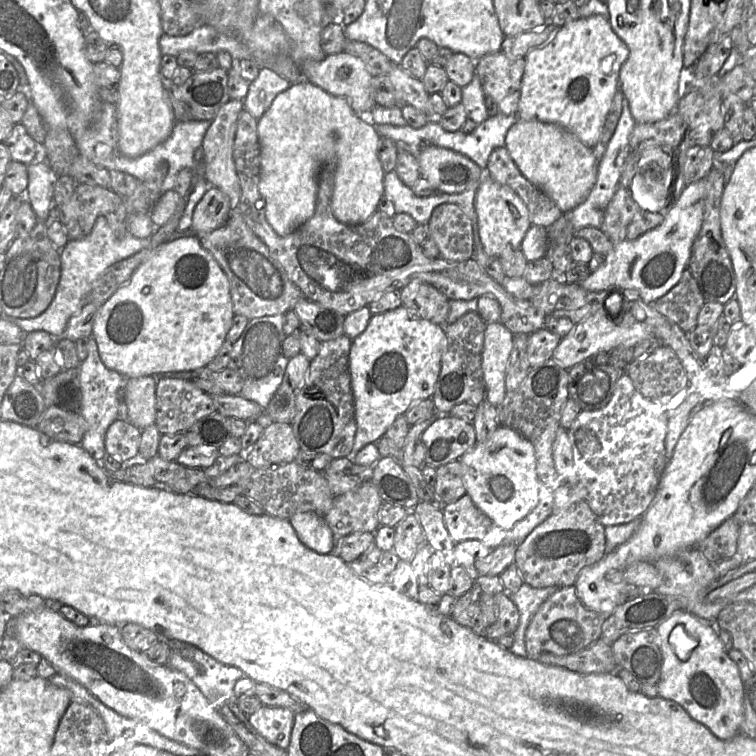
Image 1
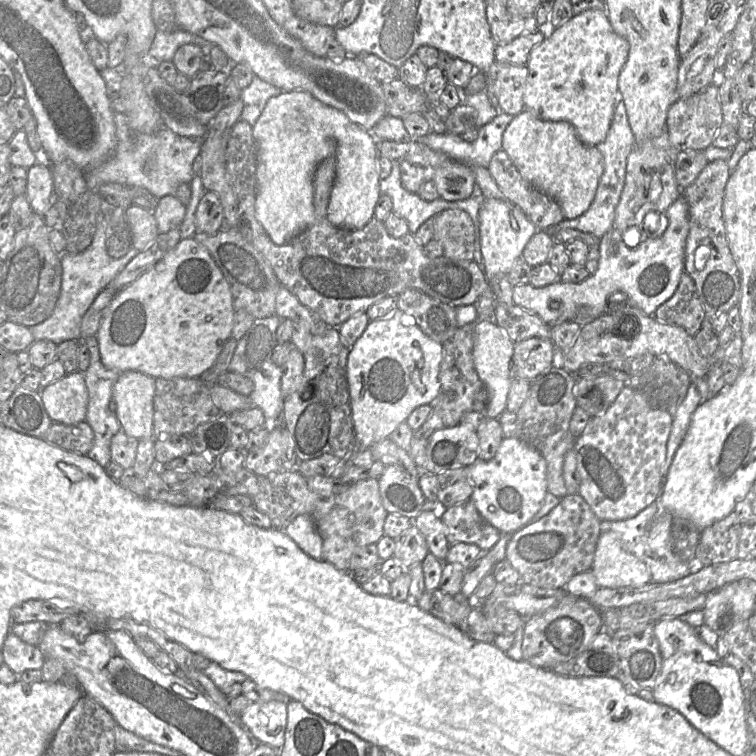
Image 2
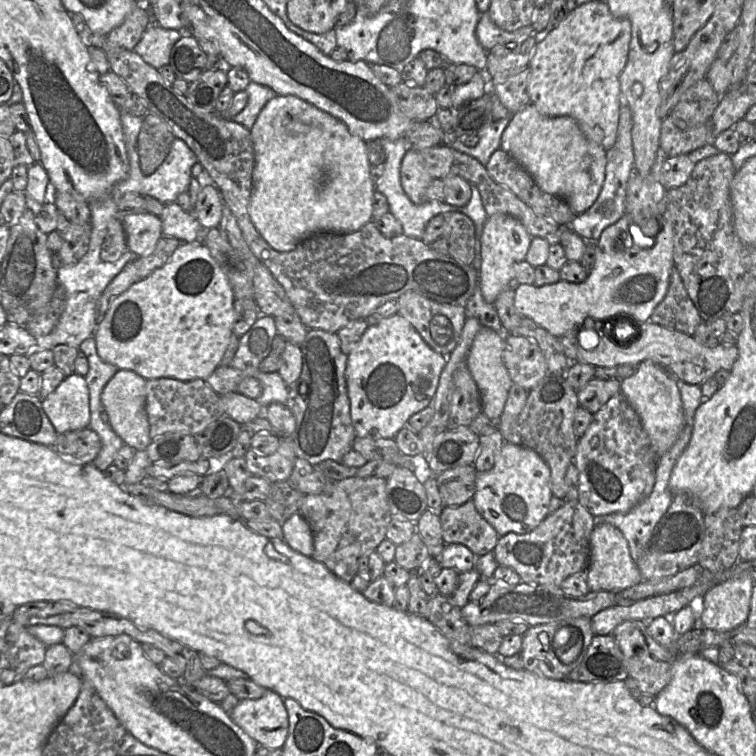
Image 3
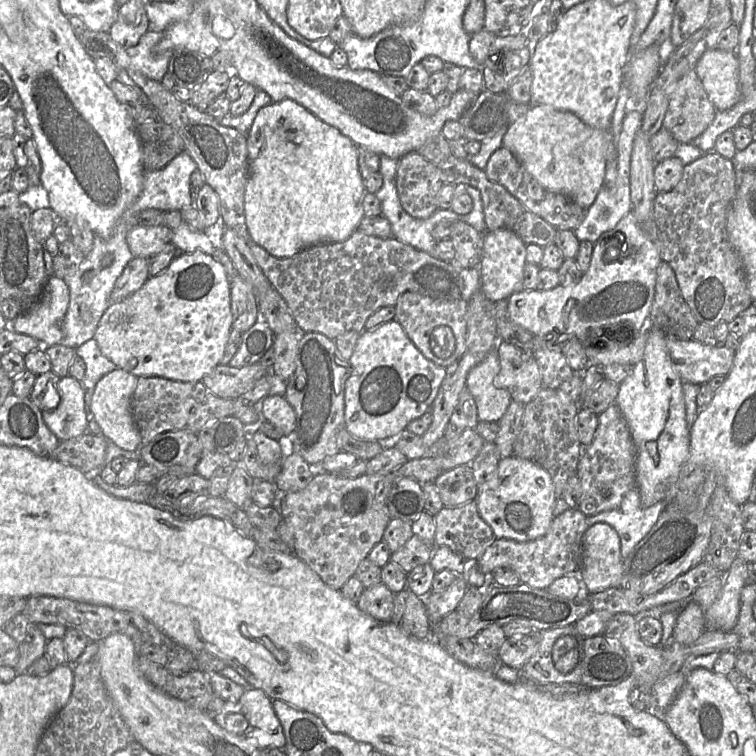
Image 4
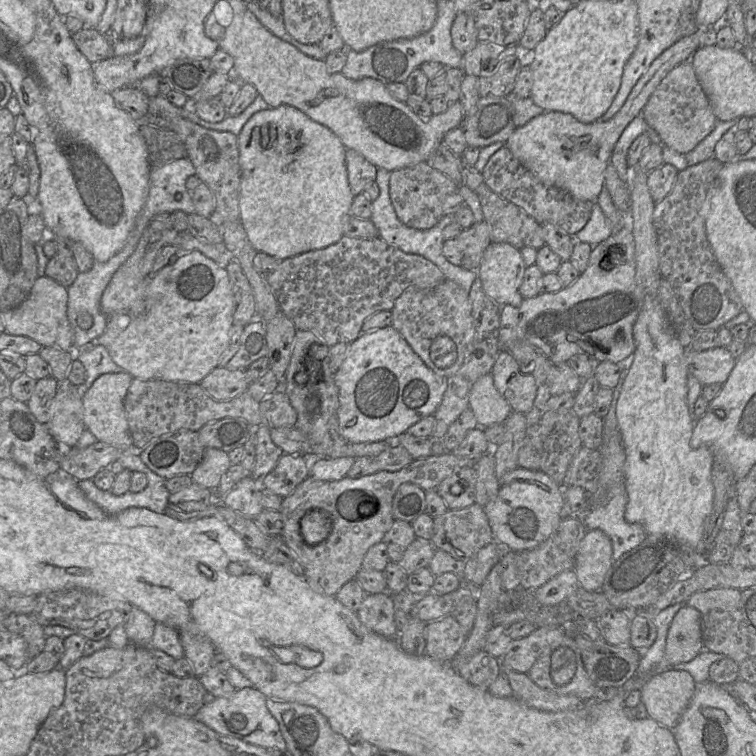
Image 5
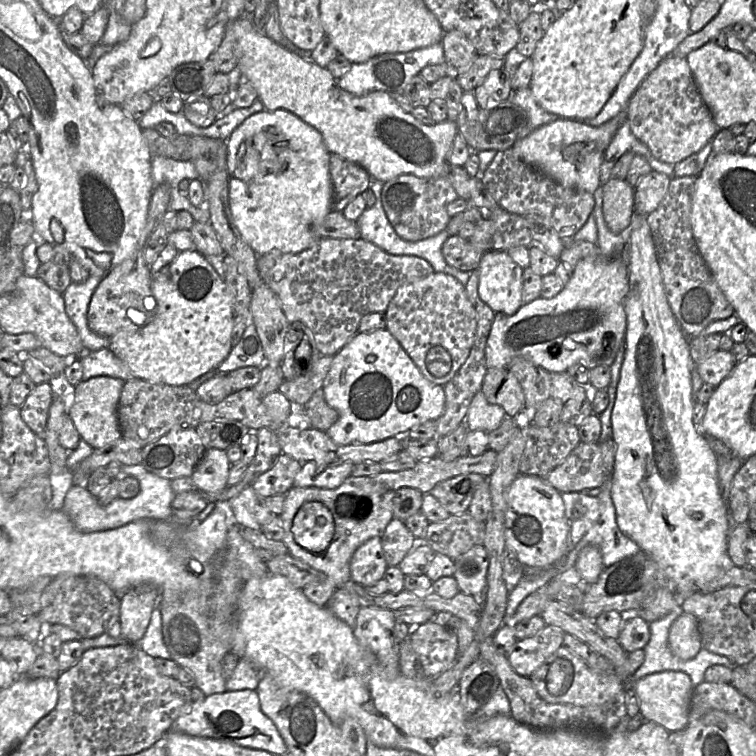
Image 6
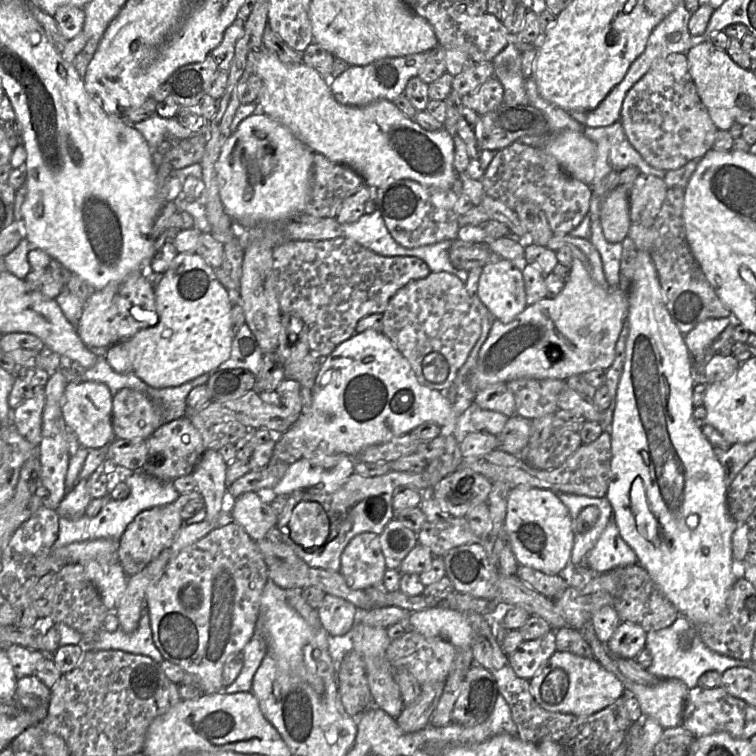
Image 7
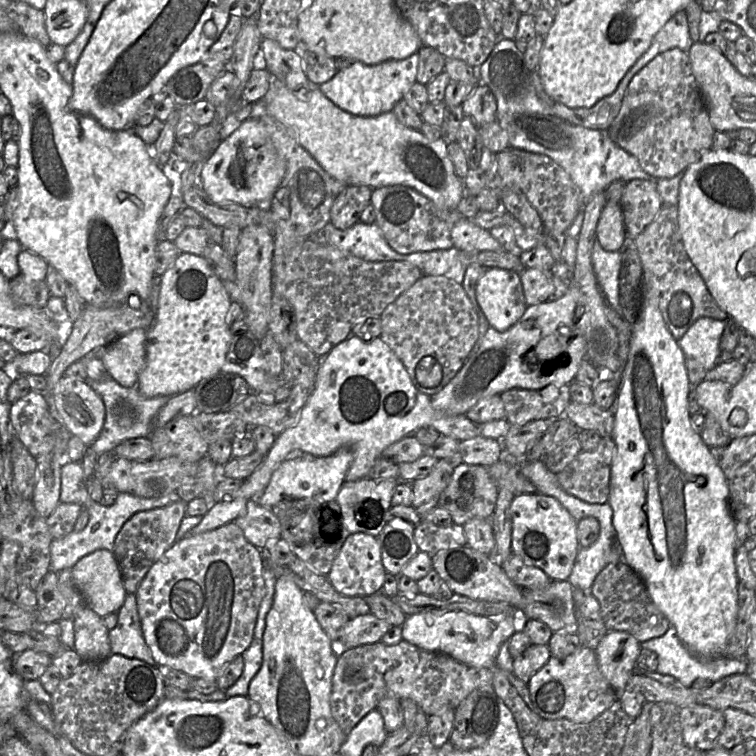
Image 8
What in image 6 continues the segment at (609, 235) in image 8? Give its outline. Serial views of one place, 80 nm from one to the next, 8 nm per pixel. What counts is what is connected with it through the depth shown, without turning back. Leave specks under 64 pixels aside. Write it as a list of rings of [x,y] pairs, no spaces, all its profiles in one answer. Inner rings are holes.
[[[609,178],[603,185],[603,215],[614,234],[629,228],[634,210],[635,188],[626,180]]]

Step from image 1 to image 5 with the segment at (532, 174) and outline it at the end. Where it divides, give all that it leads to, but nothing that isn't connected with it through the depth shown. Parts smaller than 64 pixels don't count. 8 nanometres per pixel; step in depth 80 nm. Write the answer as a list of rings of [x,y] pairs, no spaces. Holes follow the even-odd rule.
[[[705,29],[680,38],[650,65],[638,80],[622,108],[609,120],[582,123],[570,114],[545,111],[522,127],[517,127],[504,146],[536,178],[546,185],[564,190],[574,197],[596,202],[602,190],[606,166],[612,150],[626,126],[638,115],[665,76],[677,65],[690,60],[702,44]]]

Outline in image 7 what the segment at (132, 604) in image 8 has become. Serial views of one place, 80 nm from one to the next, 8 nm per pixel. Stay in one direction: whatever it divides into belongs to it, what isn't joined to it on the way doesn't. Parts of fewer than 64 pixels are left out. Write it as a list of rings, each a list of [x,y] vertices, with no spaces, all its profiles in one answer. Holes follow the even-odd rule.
[[[146,607],[142,610],[139,625],[134,632],[126,633],[120,626],[114,632],[101,629],[97,632],[94,642],[88,643],[84,648],[85,650],[121,650],[131,654],[140,654],[150,657],[157,664],[164,660],[154,644]]]

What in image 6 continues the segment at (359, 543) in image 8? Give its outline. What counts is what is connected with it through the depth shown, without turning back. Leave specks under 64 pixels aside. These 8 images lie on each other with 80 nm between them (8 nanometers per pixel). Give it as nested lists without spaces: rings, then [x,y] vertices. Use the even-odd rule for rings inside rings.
[[[372,537],[359,546],[351,560],[351,580],[362,587],[371,585],[385,575],[387,563],[380,537]]]

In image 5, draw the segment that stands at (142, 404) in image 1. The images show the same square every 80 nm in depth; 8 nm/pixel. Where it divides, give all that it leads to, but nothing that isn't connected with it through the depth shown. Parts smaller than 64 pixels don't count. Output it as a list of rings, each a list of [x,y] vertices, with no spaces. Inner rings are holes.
[[[125,371],[103,374],[82,396],[85,429],[89,430],[97,441],[120,449],[134,449],[124,410],[124,399],[132,380],[133,377]]]

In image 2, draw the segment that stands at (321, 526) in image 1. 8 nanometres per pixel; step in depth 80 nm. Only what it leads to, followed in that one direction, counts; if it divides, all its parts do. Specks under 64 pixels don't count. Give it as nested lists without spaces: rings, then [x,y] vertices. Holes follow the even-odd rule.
[[[298,515],[283,530],[304,553],[314,559],[322,559],[322,538],[312,515]]]

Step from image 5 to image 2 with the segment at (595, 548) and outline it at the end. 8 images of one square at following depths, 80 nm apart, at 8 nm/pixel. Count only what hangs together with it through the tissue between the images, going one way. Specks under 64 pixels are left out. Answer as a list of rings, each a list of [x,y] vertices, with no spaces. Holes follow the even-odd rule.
[[[614,531],[601,532],[590,571],[599,588],[641,587],[652,582],[647,566],[624,548]]]

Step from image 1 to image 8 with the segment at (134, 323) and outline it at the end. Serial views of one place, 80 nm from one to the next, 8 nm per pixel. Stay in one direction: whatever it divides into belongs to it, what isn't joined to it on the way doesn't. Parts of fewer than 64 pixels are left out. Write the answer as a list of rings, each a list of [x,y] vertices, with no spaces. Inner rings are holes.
[[[181,252],[173,265],[162,275],[155,321],[146,330],[146,362],[137,387],[147,398],[174,396],[193,389],[200,381],[222,370],[231,342],[226,322],[232,303],[222,281],[202,256]]]

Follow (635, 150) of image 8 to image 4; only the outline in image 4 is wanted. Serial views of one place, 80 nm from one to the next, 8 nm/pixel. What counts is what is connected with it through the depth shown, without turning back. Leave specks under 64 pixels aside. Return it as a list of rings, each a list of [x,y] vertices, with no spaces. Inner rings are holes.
[[[691,70],[676,83],[662,127],[680,144],[690,144],[708,129],[716,112],[696,71]]]

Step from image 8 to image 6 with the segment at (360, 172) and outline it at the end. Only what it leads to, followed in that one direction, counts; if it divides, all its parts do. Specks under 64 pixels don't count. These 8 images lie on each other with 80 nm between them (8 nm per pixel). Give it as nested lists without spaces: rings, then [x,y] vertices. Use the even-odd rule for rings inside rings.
[[[243,15],[231,23],[235,38],[237,68],[242,81],[248,81],[257,91],[259,100],[267,111],[286,110],[314,127],[323,138],[330,154],[339,155],[363,167],[372,179],[387,182],[402,174],[422,178],[444,176],[445,165],[457,130],[457,123],[446,120],[425,125],[411,113],[403,111],[391,95],[385,91],[373,91],[363,96],[353,95],[337,84],[327,68],[320,67],[311,58],[302,58],[274,42],[264,34],[249,15]]]

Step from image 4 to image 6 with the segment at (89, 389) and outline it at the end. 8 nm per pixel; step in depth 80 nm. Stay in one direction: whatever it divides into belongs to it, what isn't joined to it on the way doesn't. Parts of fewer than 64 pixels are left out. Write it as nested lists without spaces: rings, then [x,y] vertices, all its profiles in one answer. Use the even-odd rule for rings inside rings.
[[[109,348],[85,351],[77,358],[80,359],[83,366],[83,381],[97,376],[109,376],[125,382],[134,378],[129,367],[118,359]]]

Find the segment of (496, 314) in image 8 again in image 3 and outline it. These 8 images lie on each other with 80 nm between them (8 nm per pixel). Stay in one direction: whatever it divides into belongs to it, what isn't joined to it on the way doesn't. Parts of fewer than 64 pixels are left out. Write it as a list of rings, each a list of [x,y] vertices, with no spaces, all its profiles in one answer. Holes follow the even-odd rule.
[[[497,213],[487,217],[481,237],[482,264],[479,269],[478,283],[484,300],[494,304],[498,295],[514,283],[515,266],[525,260],[532,236],[516,218]]]

